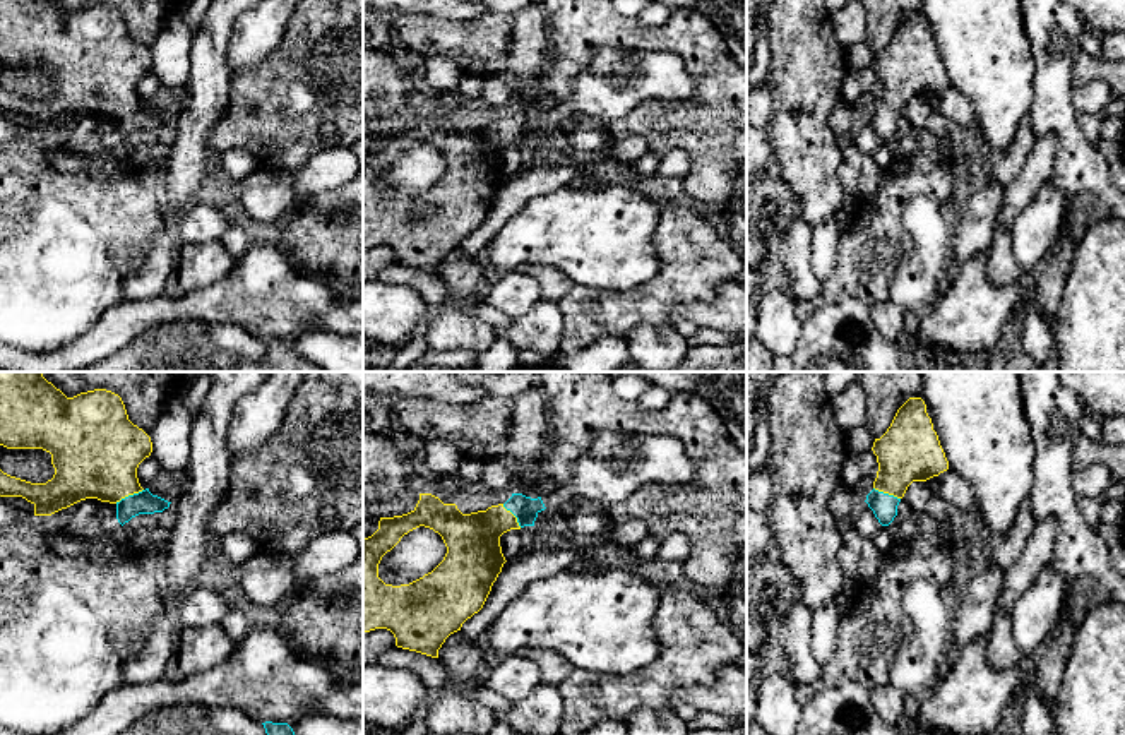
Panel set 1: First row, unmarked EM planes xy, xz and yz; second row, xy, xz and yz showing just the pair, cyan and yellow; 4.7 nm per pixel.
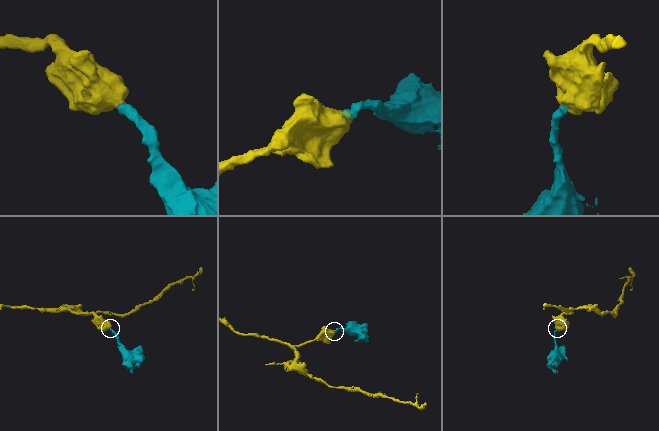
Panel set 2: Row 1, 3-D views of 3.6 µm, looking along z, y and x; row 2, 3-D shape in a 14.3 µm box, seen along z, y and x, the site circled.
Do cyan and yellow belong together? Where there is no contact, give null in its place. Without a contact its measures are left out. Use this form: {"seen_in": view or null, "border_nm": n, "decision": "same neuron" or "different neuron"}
{"seen_in": "xy", "border_nm": 150, "decision": "same neuron"}

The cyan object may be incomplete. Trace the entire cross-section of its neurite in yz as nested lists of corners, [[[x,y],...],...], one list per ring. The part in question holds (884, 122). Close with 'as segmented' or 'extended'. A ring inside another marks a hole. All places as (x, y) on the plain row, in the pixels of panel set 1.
[[[909,14],[887,48],[875,55],[878,87],[866,120],[882,142],[897,132],[897,122],[913,98],[926,98],[949,86],[949,77],[933,46],[921,14]]]; extended

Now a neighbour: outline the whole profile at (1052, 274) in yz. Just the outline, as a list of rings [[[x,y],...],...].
[[[1072,199],[1057,242],[1036,269],[1036,307],[1050,322],[1055,319],[1067,278],[1072,271],[1077,235],[1084,223],[1082,216],[1080,200]]]

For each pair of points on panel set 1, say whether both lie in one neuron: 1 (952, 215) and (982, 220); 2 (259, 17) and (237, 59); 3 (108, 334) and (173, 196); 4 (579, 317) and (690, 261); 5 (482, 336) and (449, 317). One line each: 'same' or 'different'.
1: different
2: same
3: different
4: same
5: same

